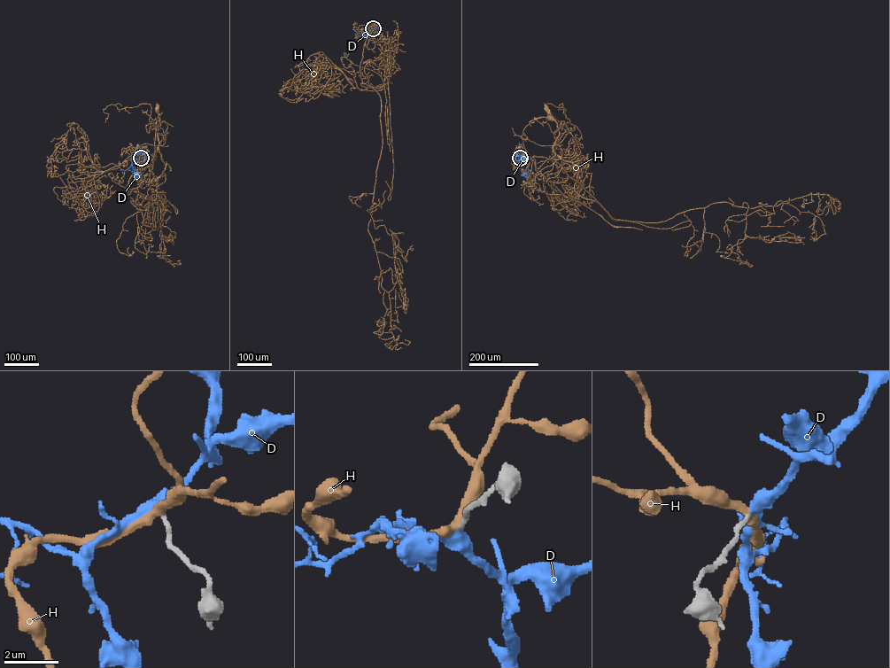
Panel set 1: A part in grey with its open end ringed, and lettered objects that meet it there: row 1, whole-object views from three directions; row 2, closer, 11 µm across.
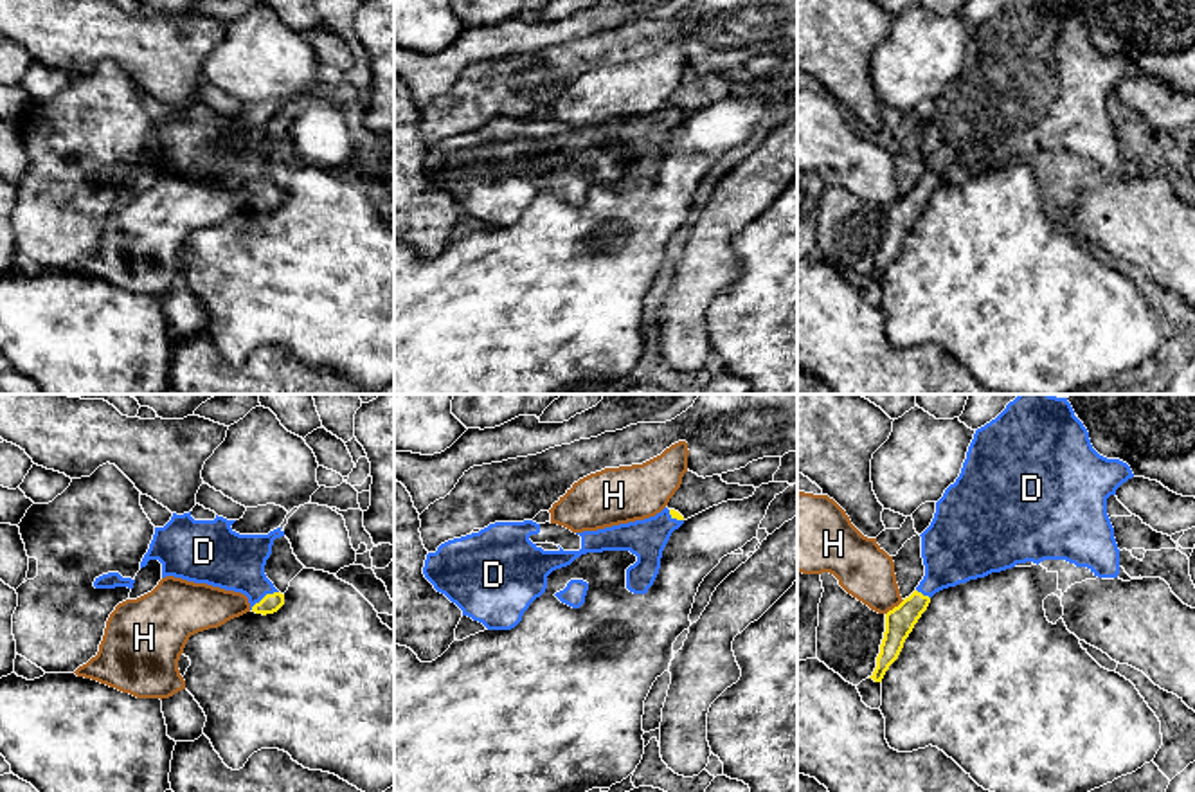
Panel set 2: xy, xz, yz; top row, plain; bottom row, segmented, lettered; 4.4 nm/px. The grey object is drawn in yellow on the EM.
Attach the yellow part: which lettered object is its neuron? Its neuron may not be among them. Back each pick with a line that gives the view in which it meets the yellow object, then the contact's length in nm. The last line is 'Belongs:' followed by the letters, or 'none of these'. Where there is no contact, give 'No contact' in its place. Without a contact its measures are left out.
D: Touches yellow in xy. Shared border 150 nm
Belongs: D

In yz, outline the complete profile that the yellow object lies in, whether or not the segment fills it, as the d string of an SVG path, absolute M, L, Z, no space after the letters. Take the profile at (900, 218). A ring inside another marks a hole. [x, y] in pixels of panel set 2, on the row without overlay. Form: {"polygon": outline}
{"polygon": "M1008 0L995 16L975 27L959 74L936 99L934 115L920 131L925 173L909 194L885 211L869 275L882 279L930 194L943 185L1044 157L1065 157L1098 175L1118 175L1119 146L1107 95L1132 74L1127 59L1092 45L1071 0Z"}

